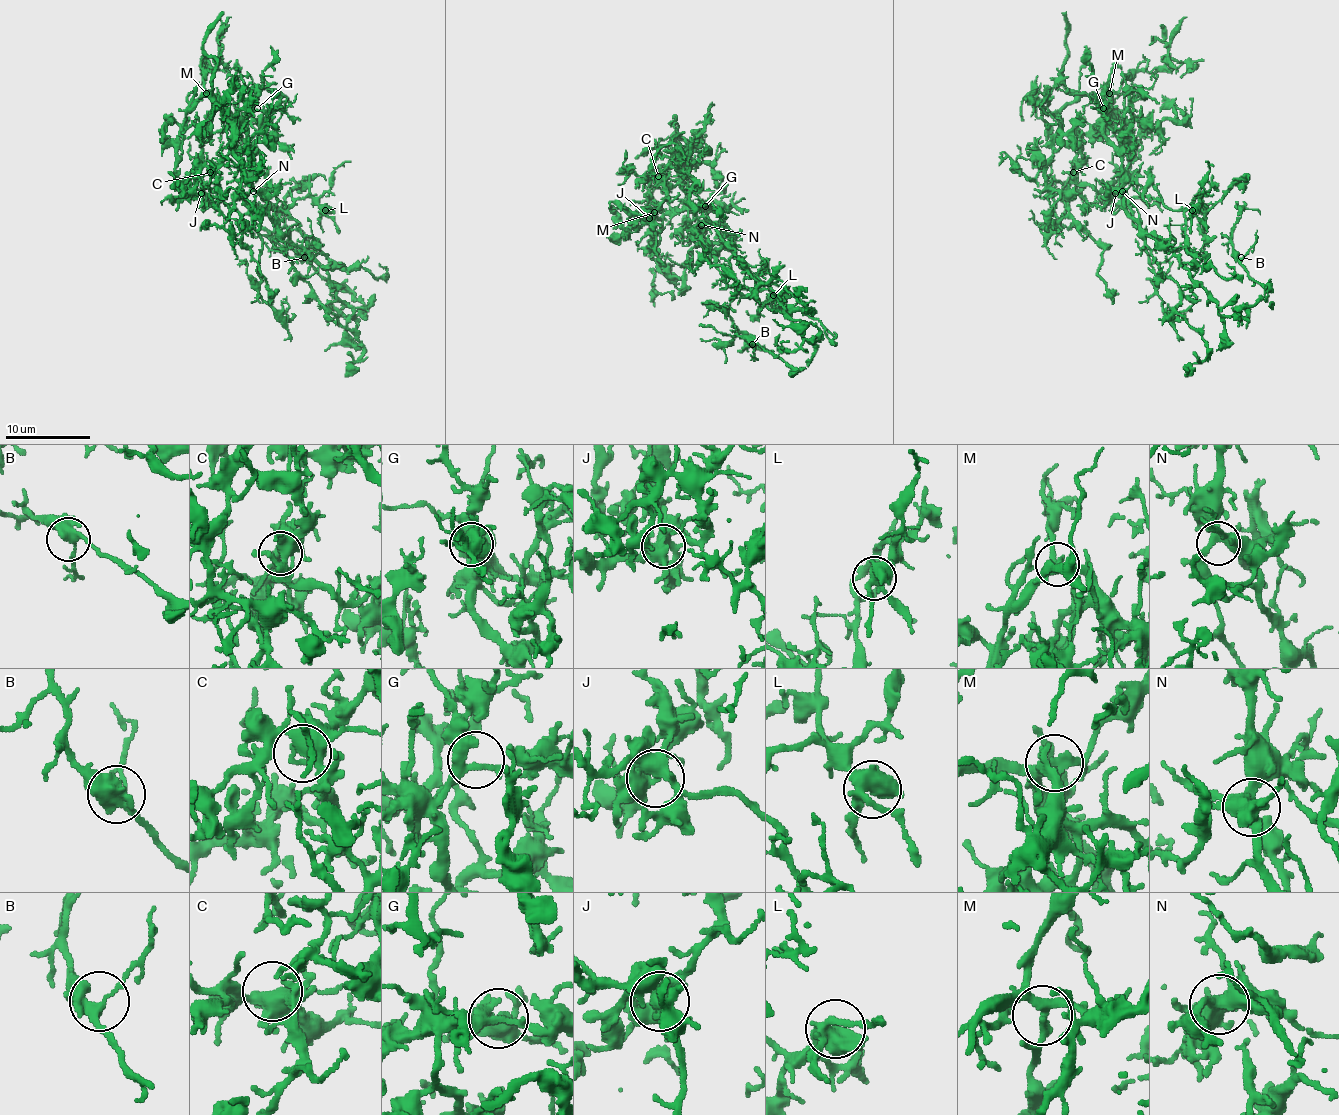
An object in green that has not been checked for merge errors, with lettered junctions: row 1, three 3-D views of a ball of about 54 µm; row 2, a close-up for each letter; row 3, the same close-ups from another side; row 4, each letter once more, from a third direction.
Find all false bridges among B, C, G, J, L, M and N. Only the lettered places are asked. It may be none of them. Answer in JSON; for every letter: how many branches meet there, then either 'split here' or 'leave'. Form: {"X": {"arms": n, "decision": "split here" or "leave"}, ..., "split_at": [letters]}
{"B": {"arms": 3, "decision": "leave"}, "C": {"arms": 5, "decision": "leave"}, "G": {"arms": 3, "decision": "leave"}, "J": {"arms": 6, "decision": "leave"}, "L": {"arms": 3, "decision": "leave"}, "M": {"arms": 3, "decision": "leave"}, "N": {"arms": 5, "decision": "leave"}, "split_at": []}

